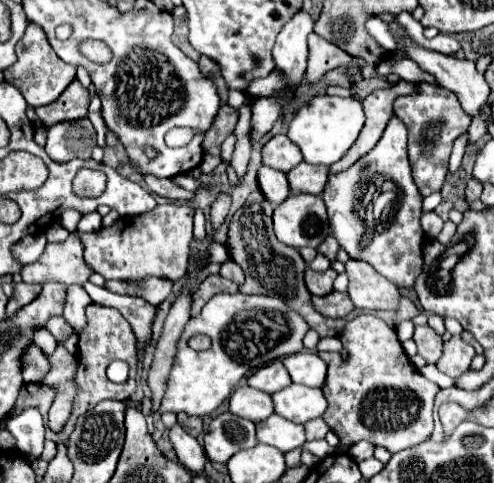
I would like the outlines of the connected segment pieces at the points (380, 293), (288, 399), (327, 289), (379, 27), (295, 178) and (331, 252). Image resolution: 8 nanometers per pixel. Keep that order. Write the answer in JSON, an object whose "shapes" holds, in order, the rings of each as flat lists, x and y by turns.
{"shapes":[[[348,260,346,274,350,278,348,296,354,306,368,310,392,310,398,306,398,288,378,274,368,262]],[[290,384,284,390,272,394,274,412,296,424,320,418,326,410,326,398,320,388,306,388,300,384]],[[306,268,306,288,310,294,324,296,332,292,332,282,336,278,336,270,328,268,326,272,314,272,312,268]],[[368,18,366,30,368,30,368,34,372,34,372,38,376,42,380,42,380,46,384,46,390,52,396,50,396,40,392,38,392,34,388,34,388,28,382,22,378,22,378,18]],[[300,162,296,168,288,172,288,182,292,194,322,194,328,180,328,166,312,166]],[[328,234,328,238,320,244,320,248,318,248,318,252,320,254,324,254,328,260,336,260,336,254,338,254,338,242,336,242,336,238,332,236,332,234]]]}

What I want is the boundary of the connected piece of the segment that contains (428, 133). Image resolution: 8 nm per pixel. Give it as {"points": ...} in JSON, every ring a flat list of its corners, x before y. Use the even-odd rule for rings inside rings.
{"points":[[426,82,418,84,412,94,398,96,394,102,394,114,402,122,406,122,406,128,408,128,408,158,410,158,412,176,420,194,428,196,428,194,440,192,448,172,452,142,456,136,468,130,472,118,462,110,456,94]]}

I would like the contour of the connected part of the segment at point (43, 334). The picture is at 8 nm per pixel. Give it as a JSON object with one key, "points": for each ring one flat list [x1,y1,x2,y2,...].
{"points":[[38,328,34,332,33,341,48,357,50,357,56,349,56,340,47,328]]}

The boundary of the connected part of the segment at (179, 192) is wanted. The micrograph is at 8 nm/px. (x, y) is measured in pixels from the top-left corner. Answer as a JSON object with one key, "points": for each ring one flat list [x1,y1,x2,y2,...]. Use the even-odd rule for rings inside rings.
{"points":[[144,176,144,182,148,184,148,188,154,194,158,194,162,198,170,198,170,200,192,200,192,196,194,196,194,192,186,192,186,190,174,186,170,178,168,180,160,180,160,178,152,178,152,176]]}

